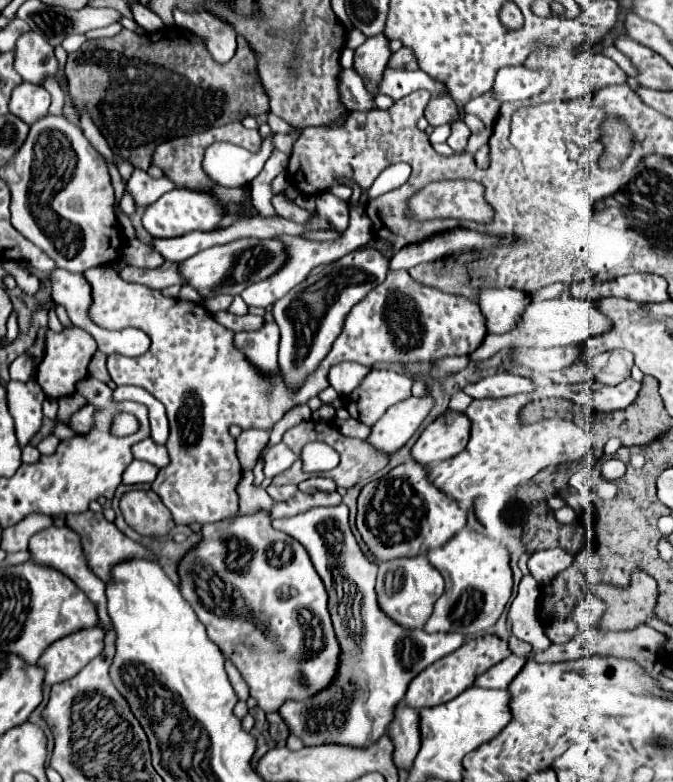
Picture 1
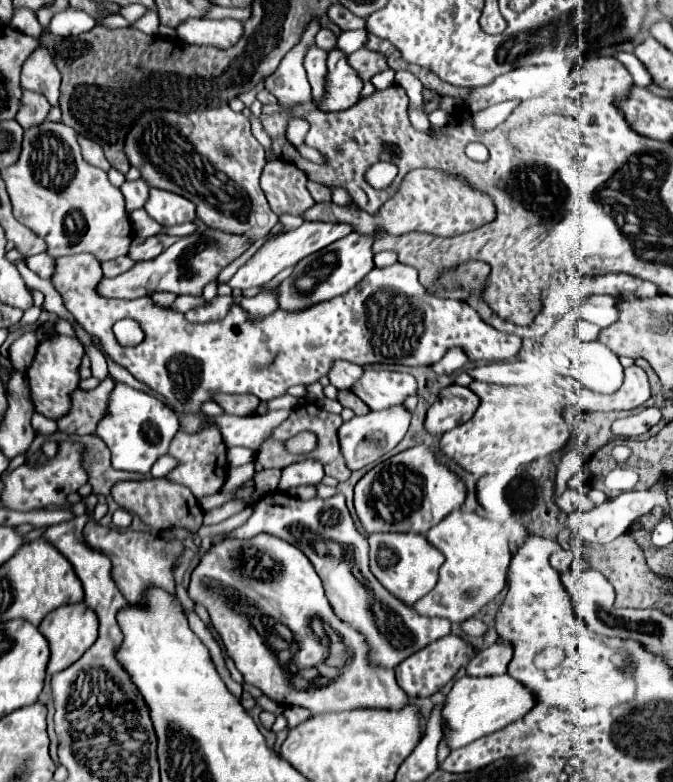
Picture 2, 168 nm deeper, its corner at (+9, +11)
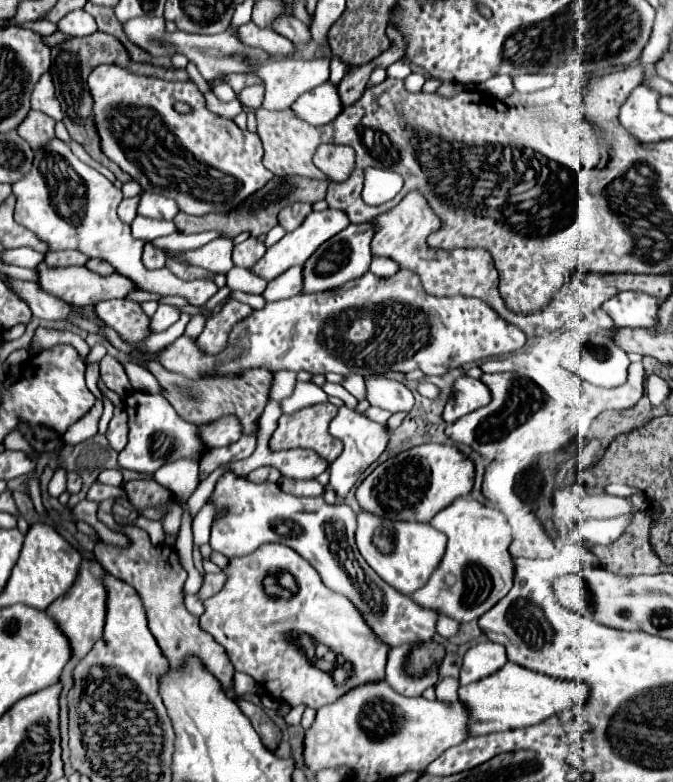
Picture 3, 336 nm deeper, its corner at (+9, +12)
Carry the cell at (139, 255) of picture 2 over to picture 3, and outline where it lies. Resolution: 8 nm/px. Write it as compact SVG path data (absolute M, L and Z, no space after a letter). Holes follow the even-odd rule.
M146 243L142 263L146 269L162 269L166 263L166 255L162 249L156 249L152 243Z

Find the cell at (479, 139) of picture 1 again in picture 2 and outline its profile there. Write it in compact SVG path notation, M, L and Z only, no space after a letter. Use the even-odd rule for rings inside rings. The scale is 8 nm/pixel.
M508 100L508 102L502 102L502 104L496 104L496 106L490 106L490 108L484 108L484 110L478 110L478 112L472 112L472 124L476 130L492 130L494 126L498 126L500 122L504 122L508 118L508 114L518 106L516 100Z

